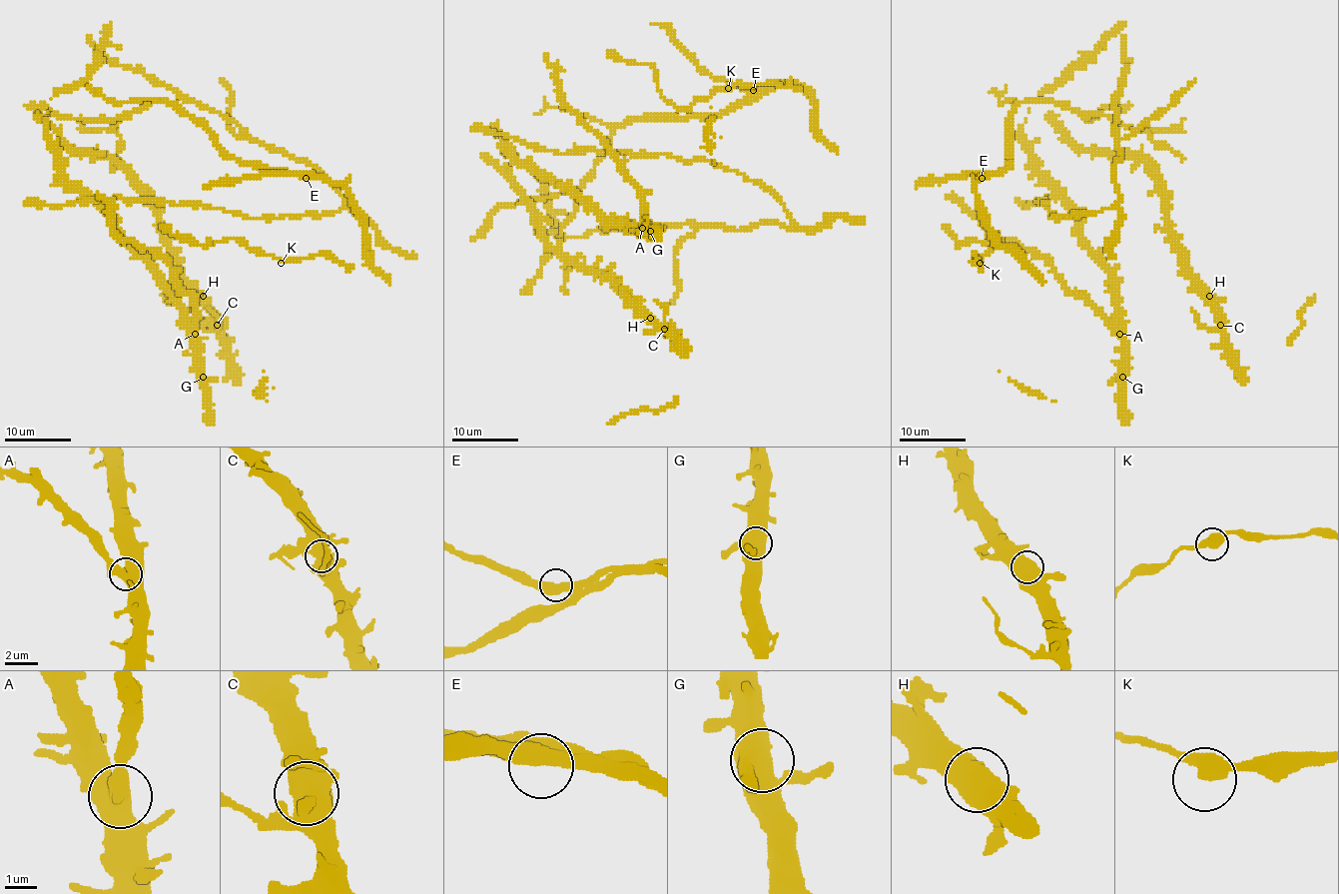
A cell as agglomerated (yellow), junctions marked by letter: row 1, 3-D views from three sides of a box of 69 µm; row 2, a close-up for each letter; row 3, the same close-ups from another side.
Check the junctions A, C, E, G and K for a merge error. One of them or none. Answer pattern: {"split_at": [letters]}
{"split_at": []}

